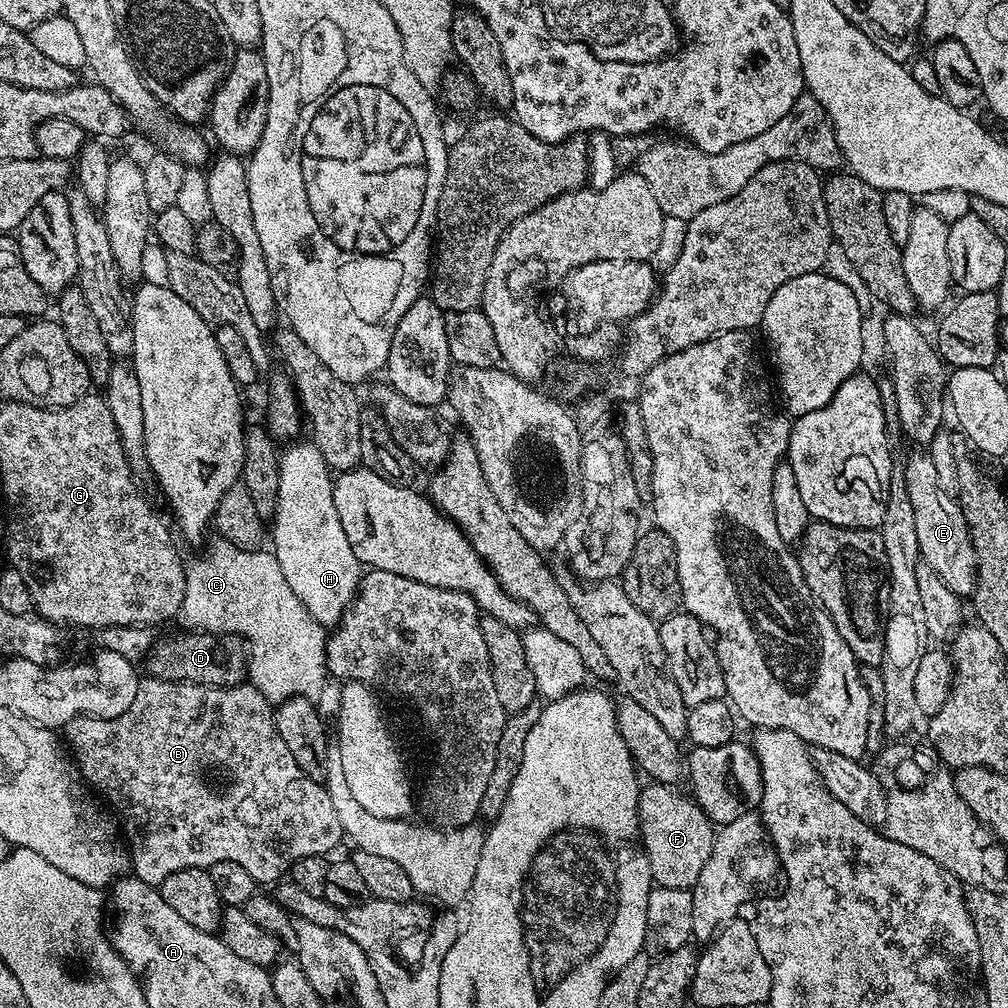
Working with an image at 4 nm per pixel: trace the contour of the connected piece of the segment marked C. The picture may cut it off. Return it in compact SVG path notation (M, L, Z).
M220 537L211 539L206 550L185 567L186 591L176 615L177 625L180 624L181 629L187 631L243 638L248 653L247 679L270 704L275 706L298 696L315 699L328 680L325 666L327 629L309 615L298 596L287 585L274 552L262 548L246 551Z

